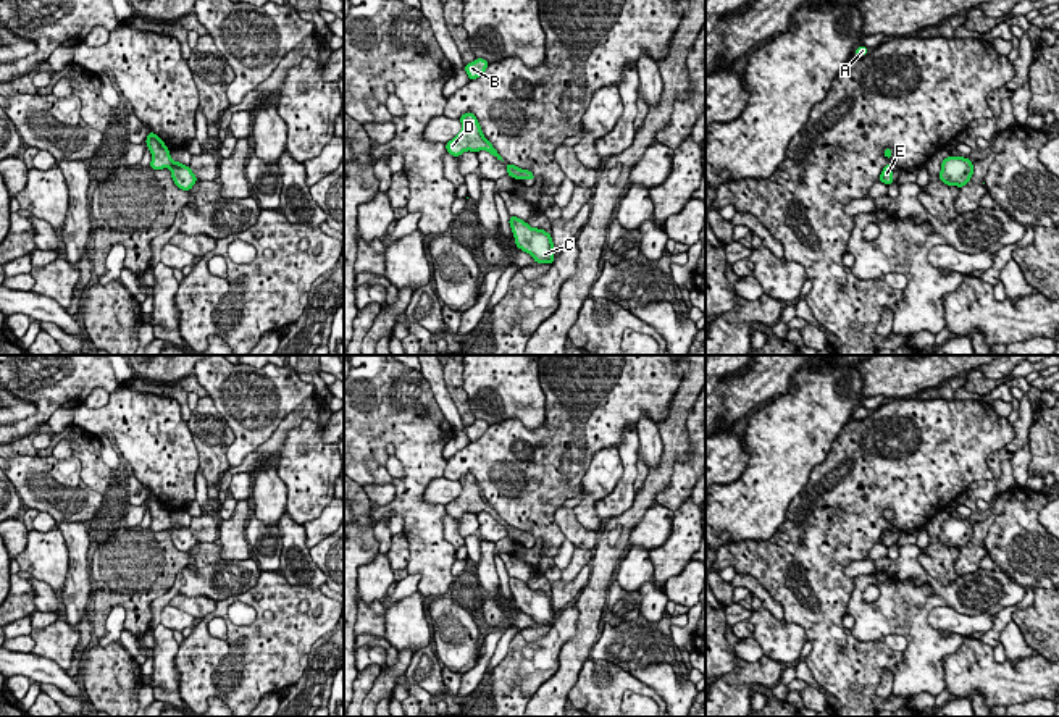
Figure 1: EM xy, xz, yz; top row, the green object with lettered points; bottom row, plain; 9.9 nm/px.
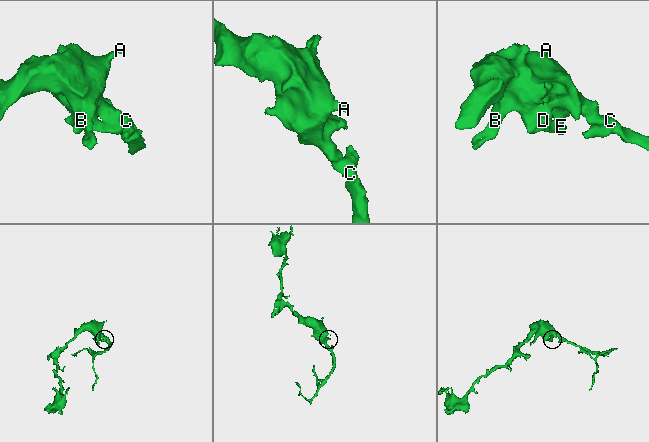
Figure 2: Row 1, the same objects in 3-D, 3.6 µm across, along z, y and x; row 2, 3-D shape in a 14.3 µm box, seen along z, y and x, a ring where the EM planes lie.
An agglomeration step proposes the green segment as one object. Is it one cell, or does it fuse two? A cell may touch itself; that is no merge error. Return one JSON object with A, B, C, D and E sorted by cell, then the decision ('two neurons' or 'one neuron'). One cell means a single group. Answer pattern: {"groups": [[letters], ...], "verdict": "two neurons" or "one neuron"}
{"groups": [["A", "B", "C", "D", "E"]], "verdict": "one neuron"}

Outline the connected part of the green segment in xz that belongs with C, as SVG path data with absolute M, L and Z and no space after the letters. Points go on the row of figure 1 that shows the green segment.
M510 216L509 223L518 249L528 252L536 263L554 263L554 242L549 233L539 228L533 229L517 216Z

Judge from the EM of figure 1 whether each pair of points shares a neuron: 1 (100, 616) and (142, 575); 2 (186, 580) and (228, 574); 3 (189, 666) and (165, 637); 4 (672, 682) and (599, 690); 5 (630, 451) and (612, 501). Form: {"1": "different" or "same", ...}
{"1": "same", "2": "same", "3": "different", "4": "different", "5": "same"}

